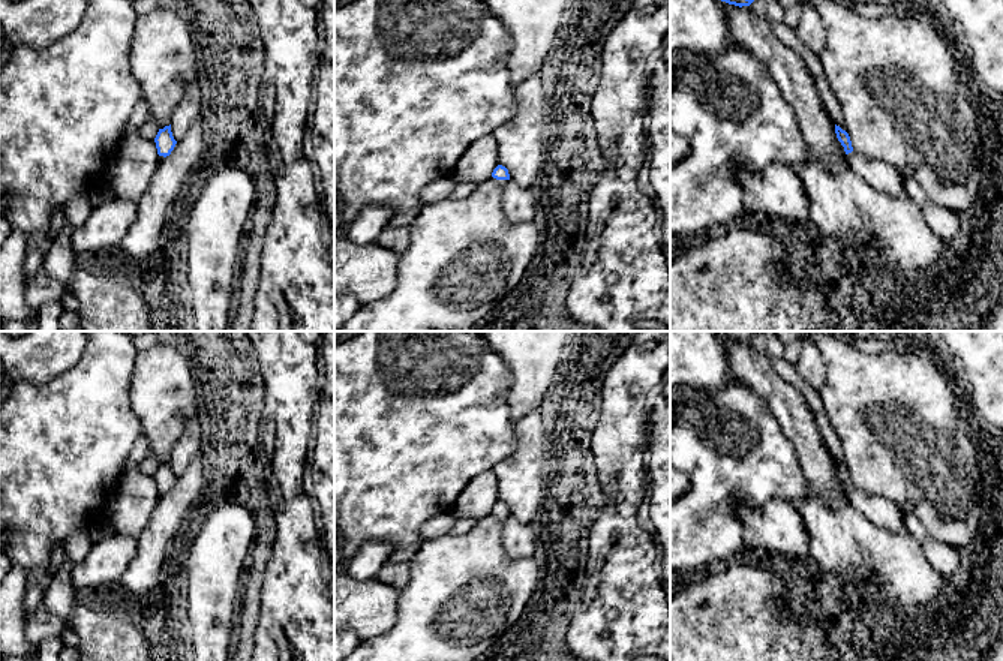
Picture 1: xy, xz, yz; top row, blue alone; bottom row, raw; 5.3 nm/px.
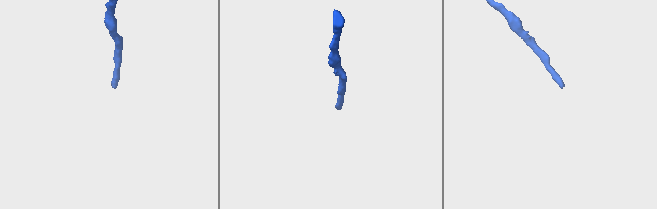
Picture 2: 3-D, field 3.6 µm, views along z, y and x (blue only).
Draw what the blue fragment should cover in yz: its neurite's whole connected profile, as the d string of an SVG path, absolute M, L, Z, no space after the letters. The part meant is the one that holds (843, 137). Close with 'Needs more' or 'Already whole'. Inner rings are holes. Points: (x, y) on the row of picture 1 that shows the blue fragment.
M837 124L835 133L844 147L850 169L856 172L868 186L897 198L909 198L901 178L901 172L897 168L882 160L867 159L856 153L852 147L849 133Z. Needs more

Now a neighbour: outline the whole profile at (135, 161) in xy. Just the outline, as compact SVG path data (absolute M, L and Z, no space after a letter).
M135 129L117 144L103 181L112 190L114 198L138 202L157 166L159 154L154 139L144 138Z

